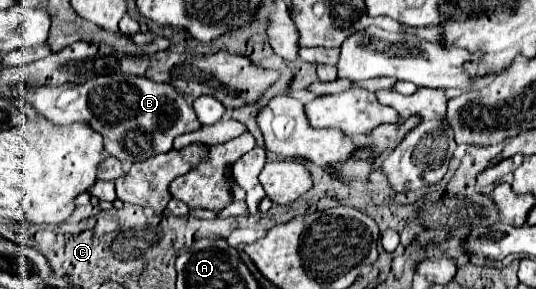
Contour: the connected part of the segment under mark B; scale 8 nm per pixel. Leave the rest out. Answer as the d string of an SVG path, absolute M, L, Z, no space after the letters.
M102 75L80 85L62 85L28 89L22 95L36 113L54 125L88 123L104 137L104 151L120 161L146 161L152 155L168 153L172 141L188 131L200 129L194 109L184 101L184 95L166 83L154 83L134 75Z

